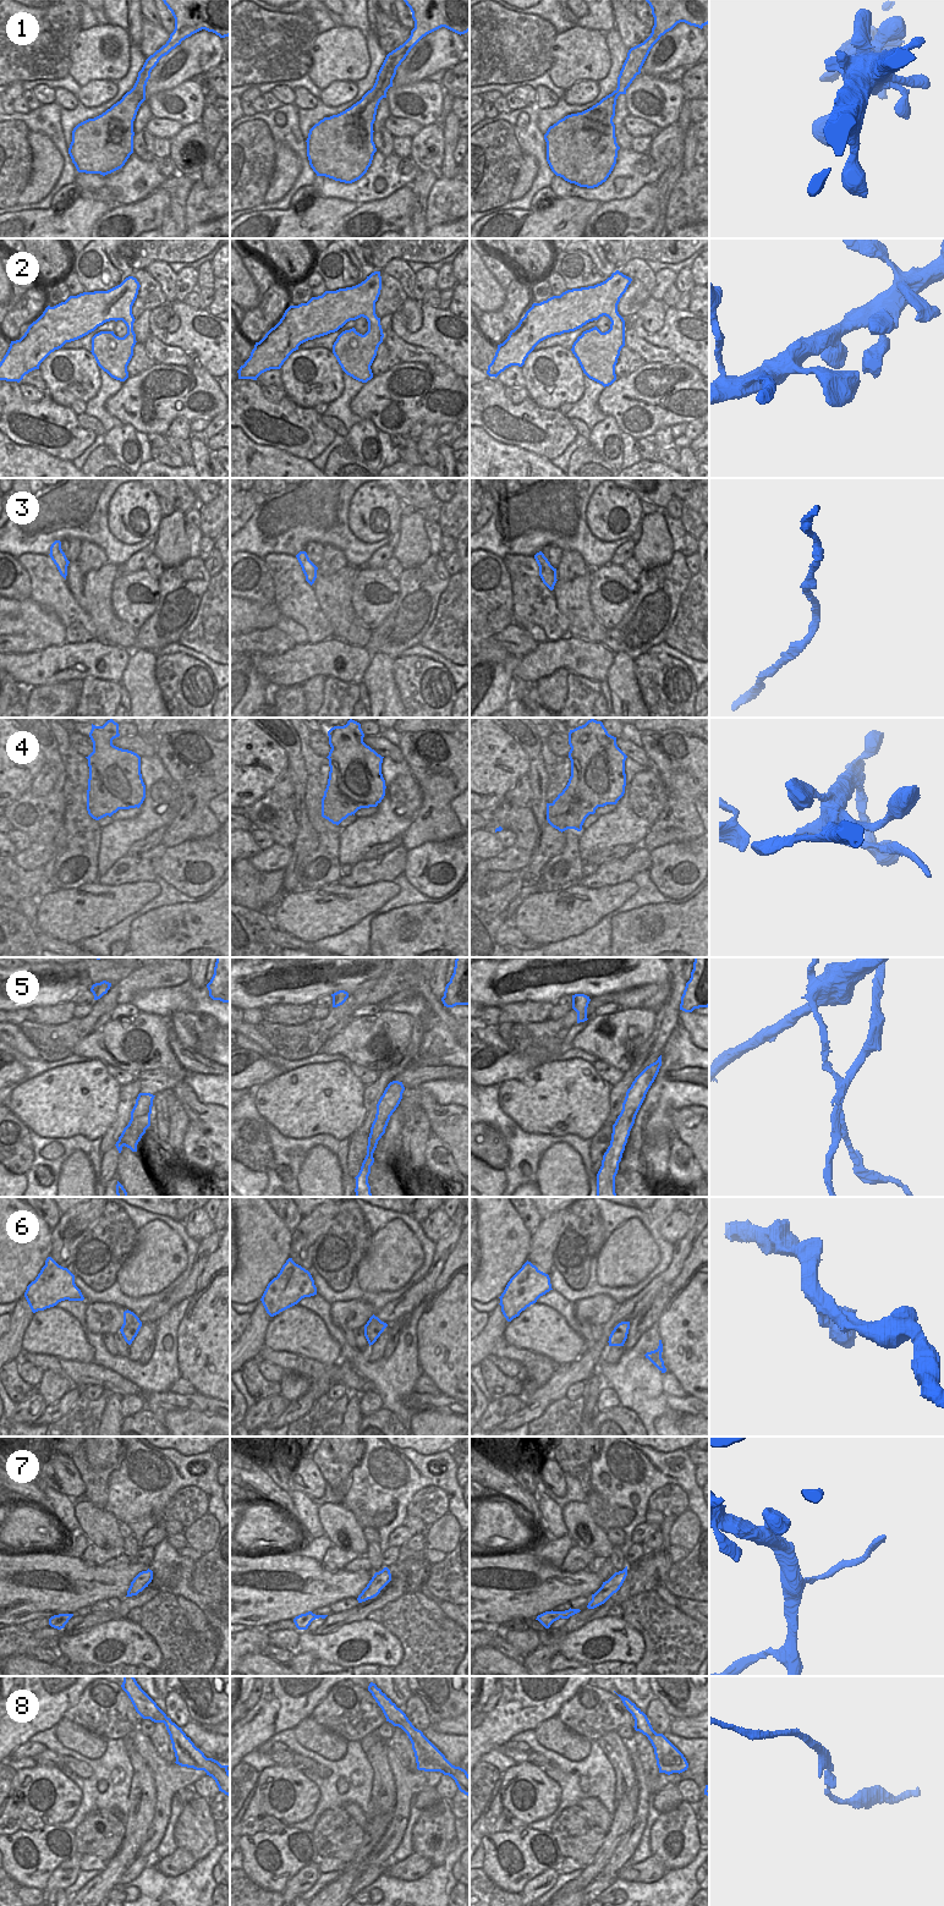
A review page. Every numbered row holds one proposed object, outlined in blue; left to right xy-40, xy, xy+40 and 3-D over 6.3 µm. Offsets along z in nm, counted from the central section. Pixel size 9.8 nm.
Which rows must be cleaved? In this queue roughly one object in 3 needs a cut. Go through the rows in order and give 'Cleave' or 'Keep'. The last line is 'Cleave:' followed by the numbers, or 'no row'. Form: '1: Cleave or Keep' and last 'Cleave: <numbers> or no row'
1: Keep
2: Keep
3: Keep
4: Cleave
5: Cleave
6: Keep
7: Cleave
8: Keep
Cleave: 4, 5, 7.

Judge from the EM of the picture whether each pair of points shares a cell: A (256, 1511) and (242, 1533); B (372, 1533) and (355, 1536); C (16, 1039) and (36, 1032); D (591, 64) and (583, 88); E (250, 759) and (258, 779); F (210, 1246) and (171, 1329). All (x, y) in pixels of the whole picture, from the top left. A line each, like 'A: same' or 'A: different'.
A: same
B: different
C: different
D: different
E: same
F: different

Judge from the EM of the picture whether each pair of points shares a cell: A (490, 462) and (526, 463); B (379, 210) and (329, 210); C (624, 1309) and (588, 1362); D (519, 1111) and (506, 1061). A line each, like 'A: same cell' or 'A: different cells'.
A: same cell
B: different cells
C: same cell
D: different cells

